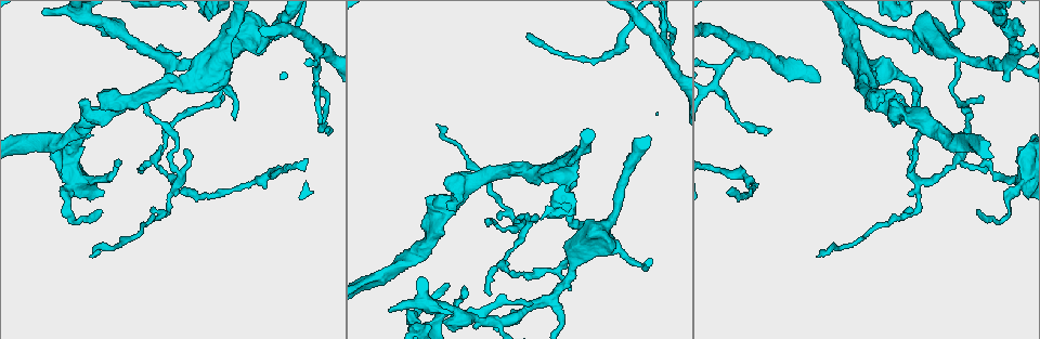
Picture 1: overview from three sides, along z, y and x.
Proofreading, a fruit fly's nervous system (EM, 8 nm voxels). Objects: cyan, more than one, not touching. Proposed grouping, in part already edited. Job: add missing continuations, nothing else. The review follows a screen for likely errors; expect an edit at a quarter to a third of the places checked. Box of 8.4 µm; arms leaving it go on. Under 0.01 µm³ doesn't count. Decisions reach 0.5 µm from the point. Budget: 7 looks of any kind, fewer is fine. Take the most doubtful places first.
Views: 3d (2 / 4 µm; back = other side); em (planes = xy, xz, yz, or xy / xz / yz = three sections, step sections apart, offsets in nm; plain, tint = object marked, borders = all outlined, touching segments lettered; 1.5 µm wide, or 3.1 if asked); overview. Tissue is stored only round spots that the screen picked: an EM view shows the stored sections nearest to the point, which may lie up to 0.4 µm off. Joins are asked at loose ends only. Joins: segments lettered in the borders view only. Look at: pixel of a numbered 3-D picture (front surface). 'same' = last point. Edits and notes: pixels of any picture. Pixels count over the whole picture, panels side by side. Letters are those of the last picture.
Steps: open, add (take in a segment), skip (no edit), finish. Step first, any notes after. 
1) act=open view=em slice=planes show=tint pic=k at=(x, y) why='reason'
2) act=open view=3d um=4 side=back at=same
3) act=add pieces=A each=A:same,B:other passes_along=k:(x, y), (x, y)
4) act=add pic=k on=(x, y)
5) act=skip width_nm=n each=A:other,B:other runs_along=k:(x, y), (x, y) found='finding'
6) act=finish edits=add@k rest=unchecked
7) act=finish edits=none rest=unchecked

act=open view=3d um=4 pic=1 at=(234, 119) why='thin end'

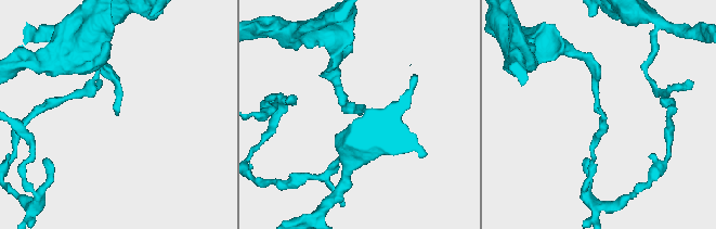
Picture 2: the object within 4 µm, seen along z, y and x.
act=open view=em slice=planes show=borders pic=2 at=(118, 113) why='now the EM'

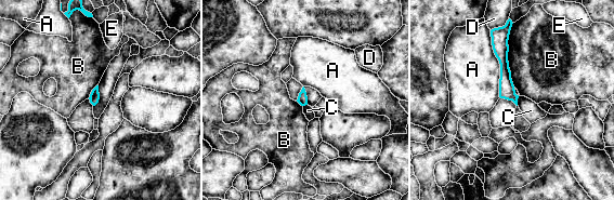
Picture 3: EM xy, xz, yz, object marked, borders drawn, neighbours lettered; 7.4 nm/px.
act=skip width_nm=80 each=A:other,B:other,C:other,D:other,E:other runs_along=3:(501, 37), (506, 90), (514, 98) found='none of them fits'

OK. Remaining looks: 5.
act=open view=em slice=yz step=8 show=tint pic=1 at=(101, 212) why='thin end'

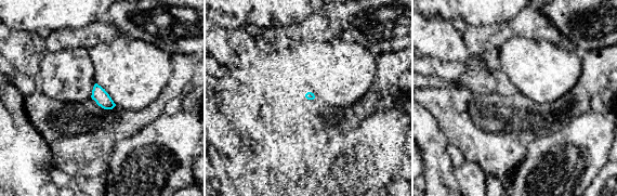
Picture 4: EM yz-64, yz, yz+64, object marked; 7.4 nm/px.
act=open view=em slice=planes show=borders at=same why='another direction'

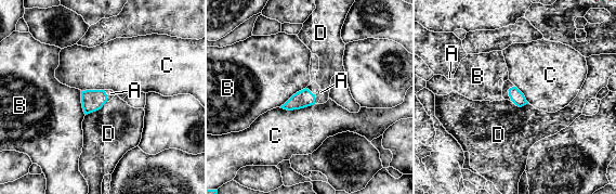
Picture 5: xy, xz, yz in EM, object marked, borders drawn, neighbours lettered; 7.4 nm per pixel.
act=add pieces=A each=A:same,B:other,C:other,D:other found='it goes on there'

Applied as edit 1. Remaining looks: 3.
act=open view=overview

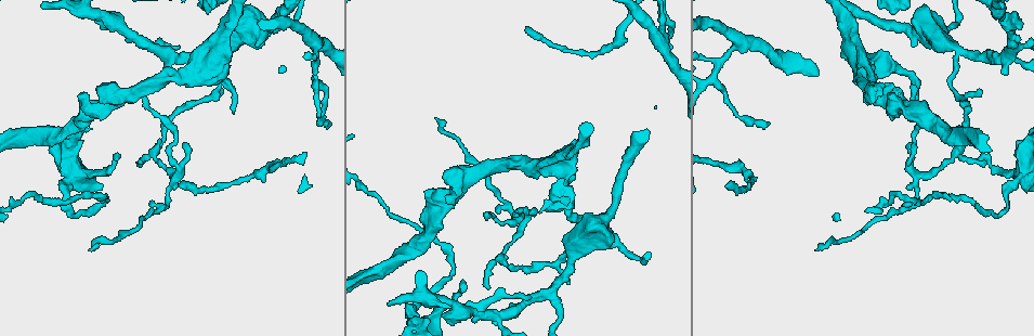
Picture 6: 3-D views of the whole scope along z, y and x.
act=open view=3d um=2 pic=6 at=(910, 87) why='tapers out'

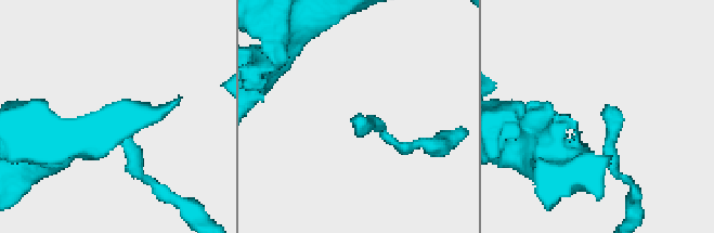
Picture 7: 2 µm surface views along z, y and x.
act=open view=em slice=planes show=borders pic=7 at=(366, 121)

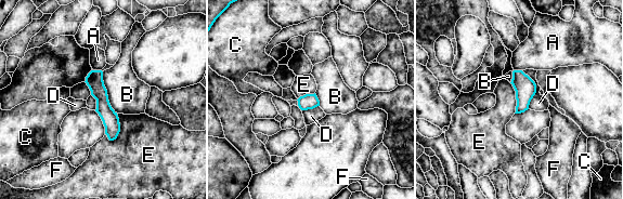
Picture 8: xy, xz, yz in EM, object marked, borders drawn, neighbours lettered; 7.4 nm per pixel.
act=skip each=A:other,B:other,C:other,D:other,E:other,F:other border=8:(117, 114), (119, 133), (109, 141) found='none of them fits'

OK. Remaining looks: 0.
act=finish edits=add@5 rest=unchecked

